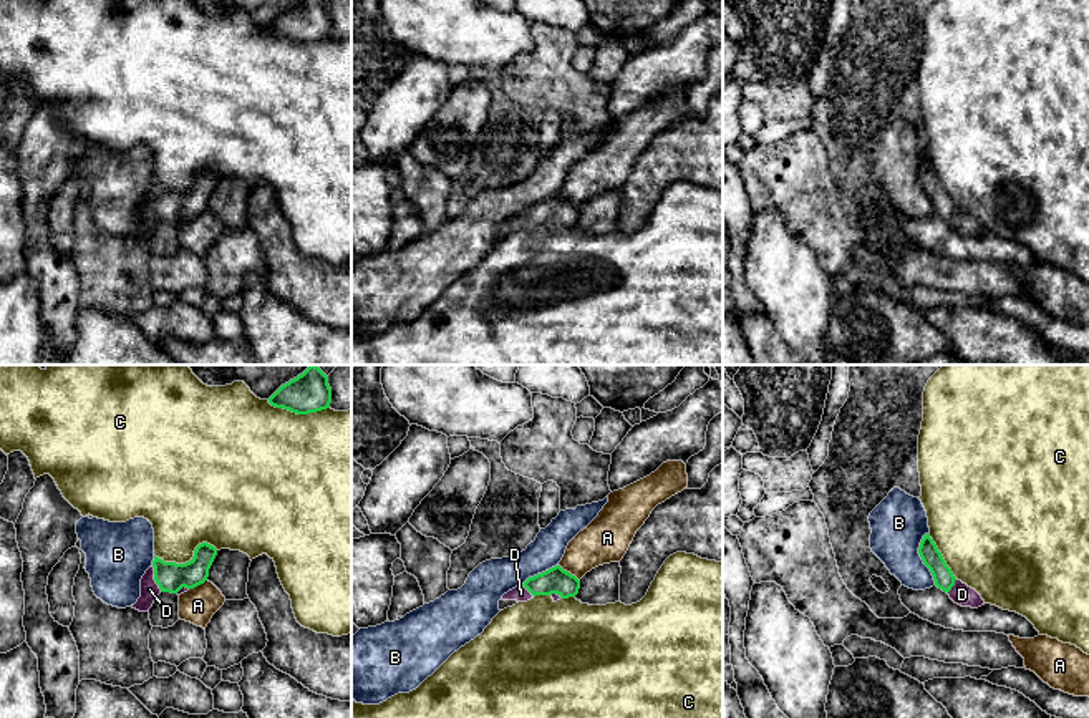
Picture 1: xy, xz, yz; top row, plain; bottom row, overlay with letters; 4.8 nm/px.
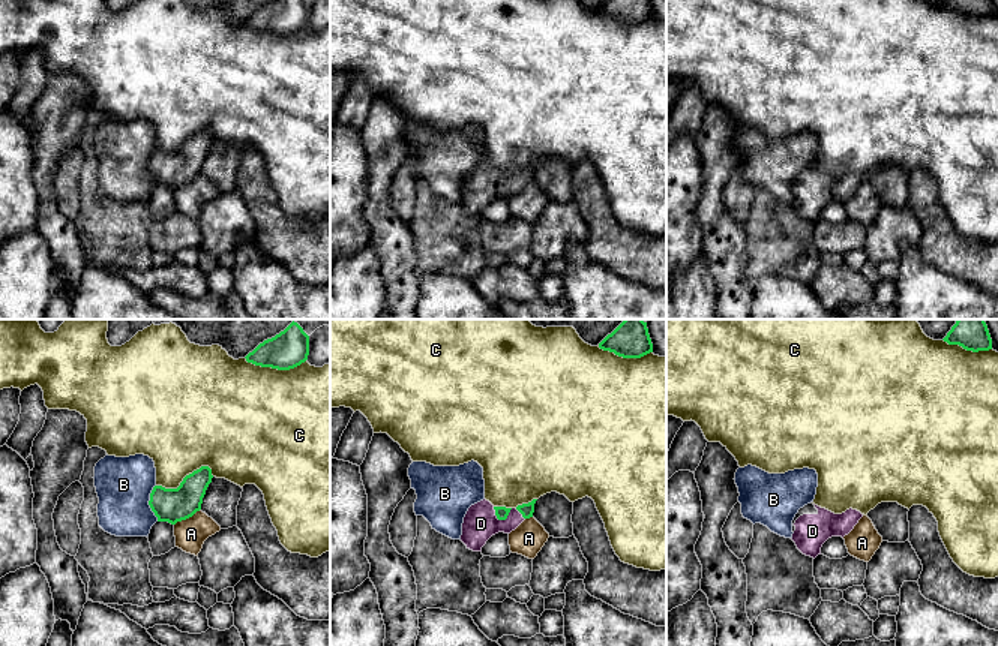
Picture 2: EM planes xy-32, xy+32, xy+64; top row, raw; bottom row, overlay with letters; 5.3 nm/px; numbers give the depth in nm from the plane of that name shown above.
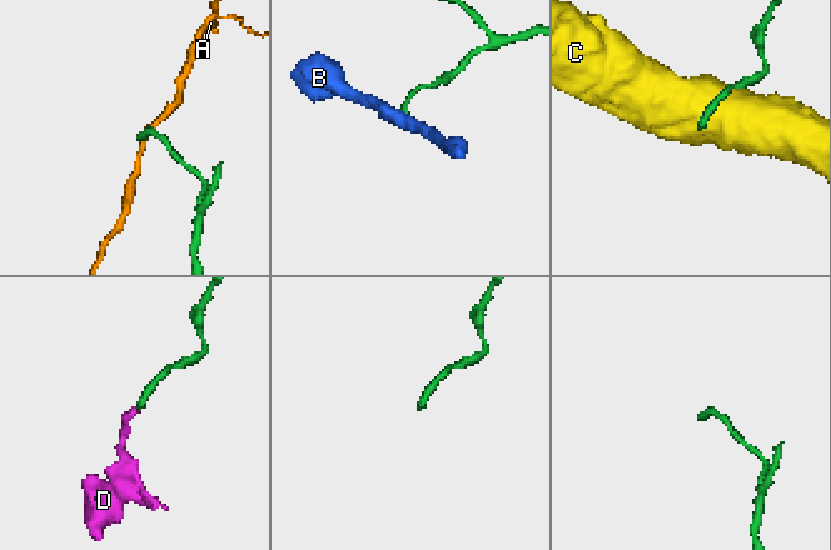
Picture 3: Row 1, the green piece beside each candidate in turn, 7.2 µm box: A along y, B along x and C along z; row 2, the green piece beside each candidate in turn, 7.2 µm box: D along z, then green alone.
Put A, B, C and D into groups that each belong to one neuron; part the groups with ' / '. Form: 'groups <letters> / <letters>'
groups A / B / C / D

